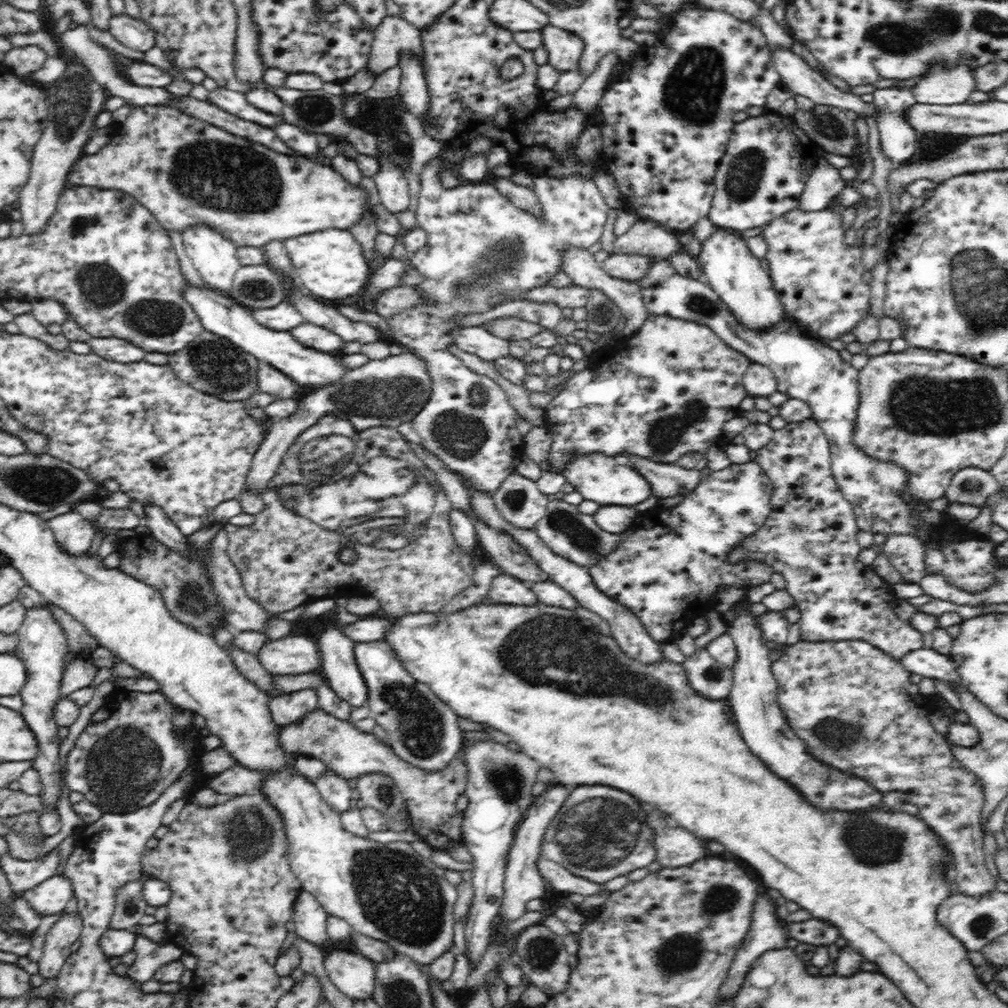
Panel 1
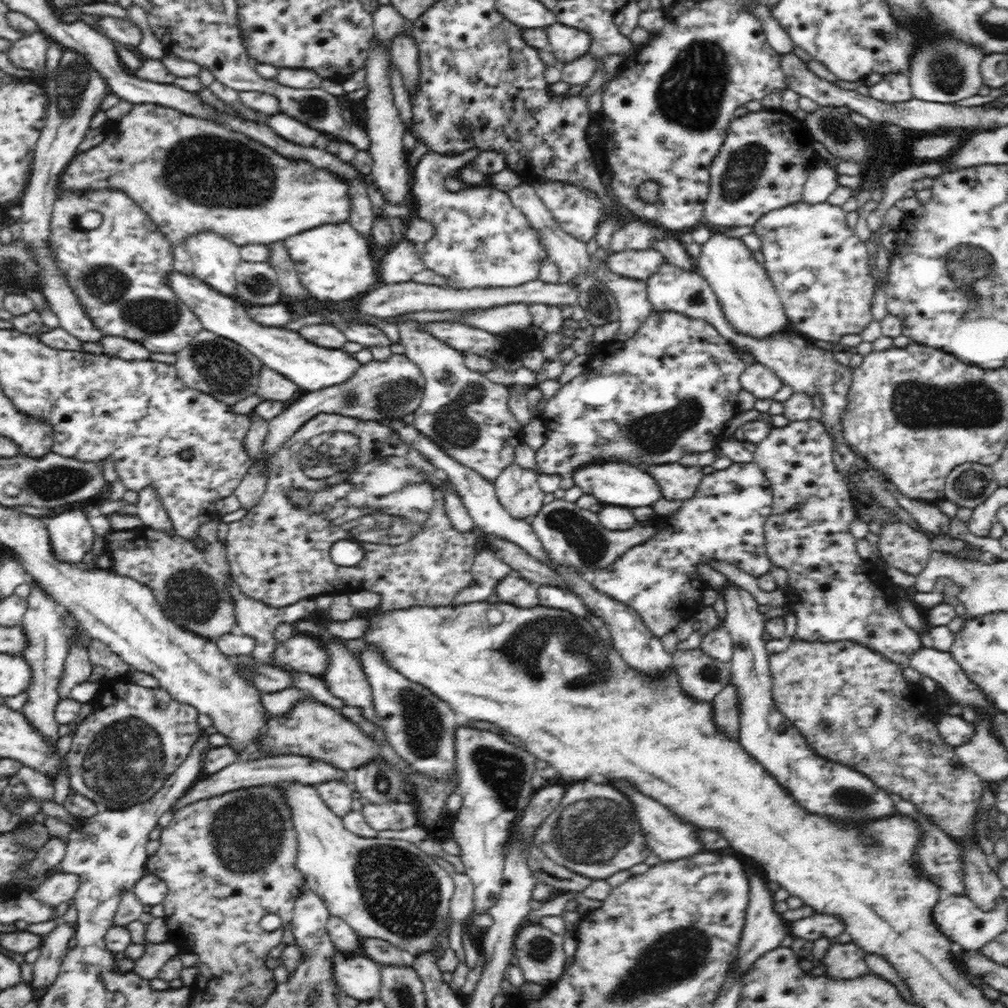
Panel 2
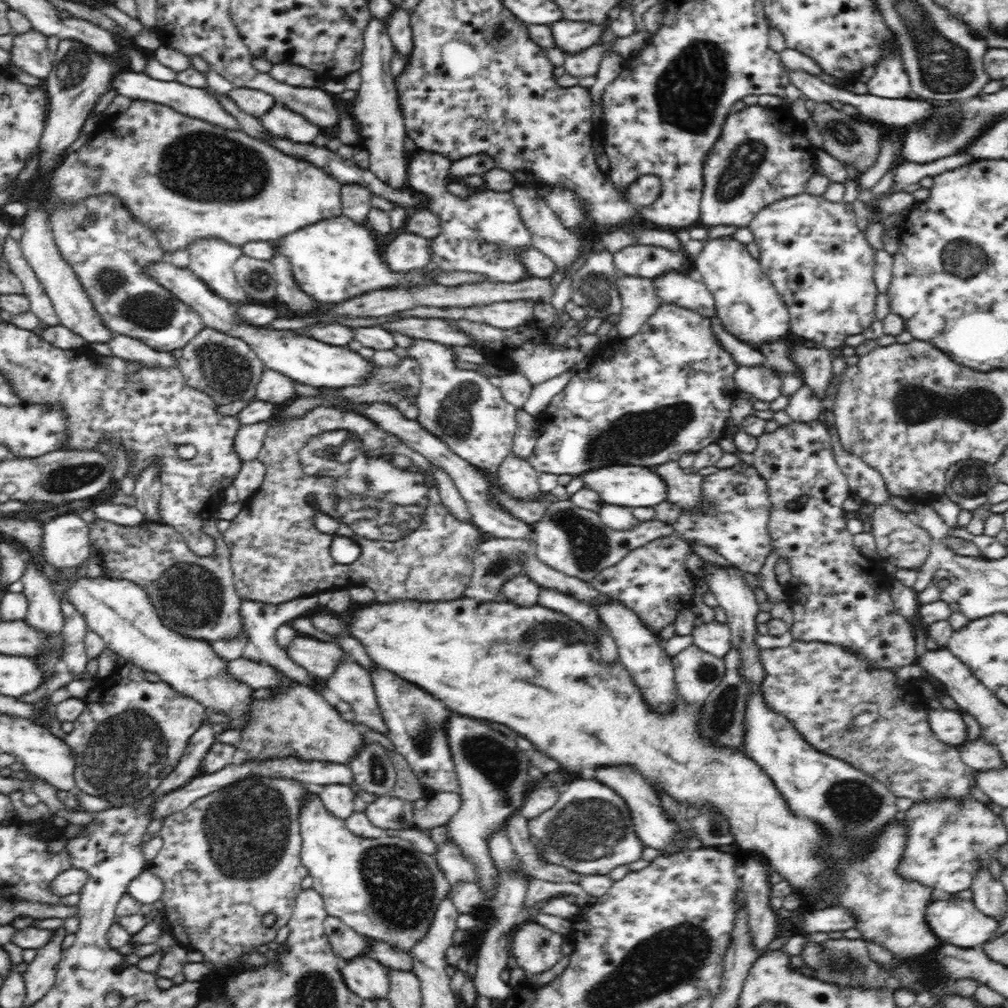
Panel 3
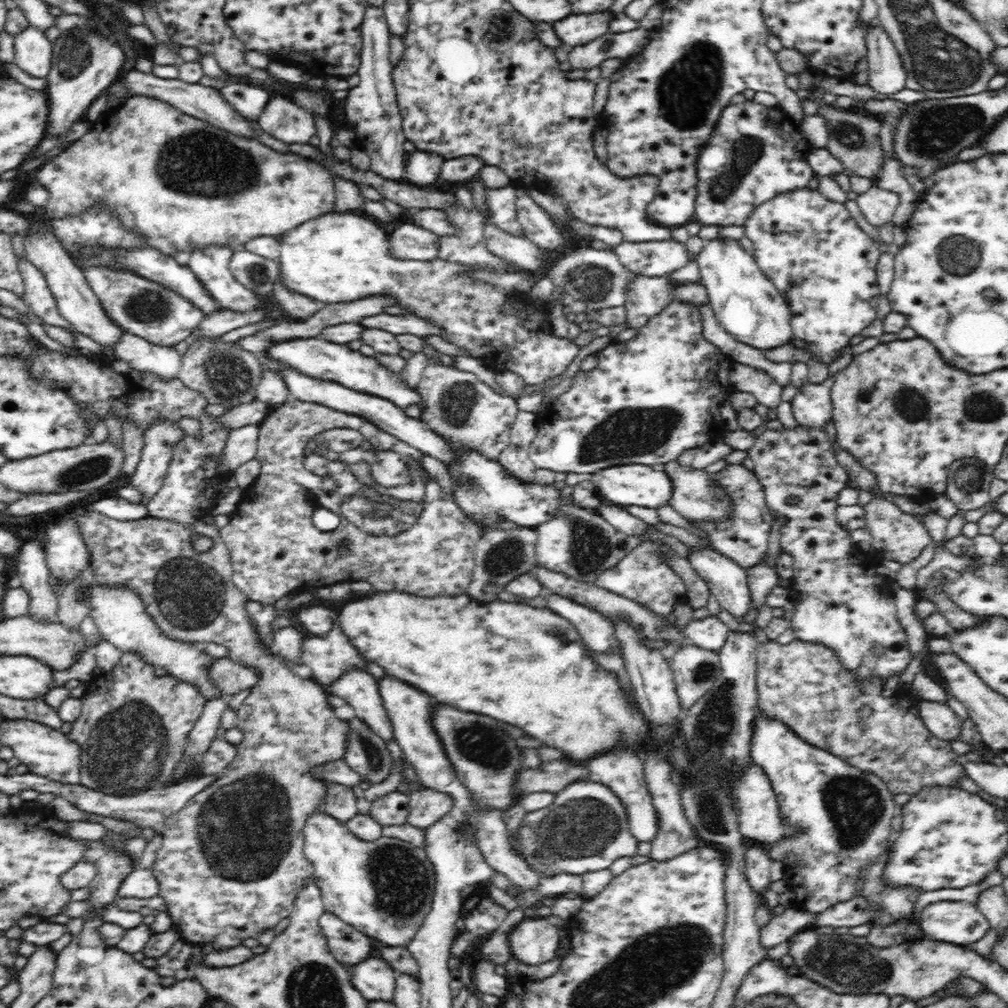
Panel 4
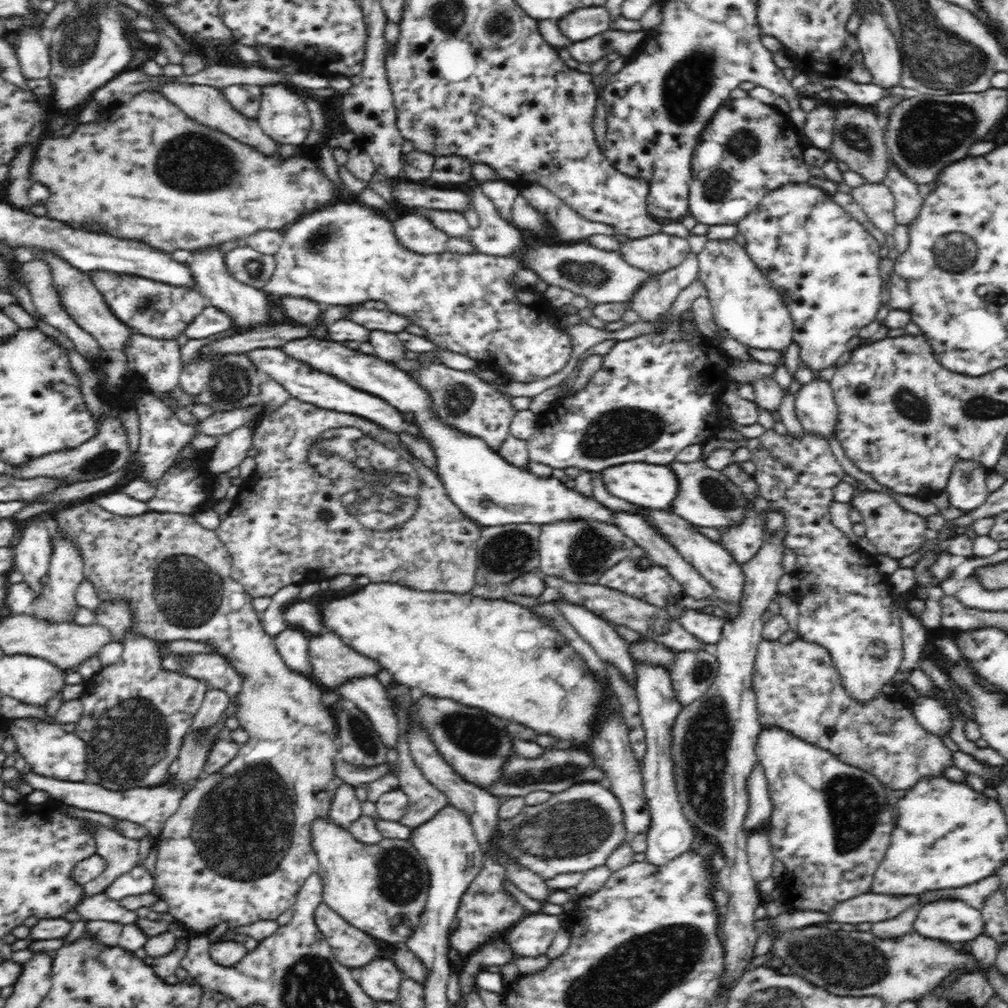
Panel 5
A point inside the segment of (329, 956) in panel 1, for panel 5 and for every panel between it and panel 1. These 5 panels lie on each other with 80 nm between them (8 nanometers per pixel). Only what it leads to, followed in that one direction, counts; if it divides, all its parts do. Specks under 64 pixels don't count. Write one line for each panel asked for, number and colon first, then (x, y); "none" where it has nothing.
2: (359, 977)
3: (368, 979)
4: (375, 979)
5: (380, 979)

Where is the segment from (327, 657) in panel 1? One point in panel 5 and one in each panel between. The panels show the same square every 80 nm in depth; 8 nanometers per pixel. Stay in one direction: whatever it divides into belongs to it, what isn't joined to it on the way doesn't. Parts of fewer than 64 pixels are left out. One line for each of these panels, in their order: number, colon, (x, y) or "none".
2: (345, 677)
3: (351, 682)
4: (359, 688)
5: (368, 694)

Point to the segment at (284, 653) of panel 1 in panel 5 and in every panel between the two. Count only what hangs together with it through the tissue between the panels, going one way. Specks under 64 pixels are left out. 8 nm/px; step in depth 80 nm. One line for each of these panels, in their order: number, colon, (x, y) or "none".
2: (301, 653)
3: (321, 658)
4: (329, 656)
5: (333, 662)

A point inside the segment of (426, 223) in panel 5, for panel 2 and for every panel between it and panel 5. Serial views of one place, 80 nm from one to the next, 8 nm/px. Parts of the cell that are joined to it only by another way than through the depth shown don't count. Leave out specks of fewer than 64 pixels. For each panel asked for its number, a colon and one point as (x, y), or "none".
2: (402, 261)
3: (407, 251)
4: (407, 242)

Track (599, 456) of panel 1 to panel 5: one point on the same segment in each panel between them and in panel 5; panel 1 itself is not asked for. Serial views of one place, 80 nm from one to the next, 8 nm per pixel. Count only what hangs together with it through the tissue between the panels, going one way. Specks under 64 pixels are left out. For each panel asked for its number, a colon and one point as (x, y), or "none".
2: (619, 484)
3: (632, 486)
4: (634, 485)
5: (648, 485)

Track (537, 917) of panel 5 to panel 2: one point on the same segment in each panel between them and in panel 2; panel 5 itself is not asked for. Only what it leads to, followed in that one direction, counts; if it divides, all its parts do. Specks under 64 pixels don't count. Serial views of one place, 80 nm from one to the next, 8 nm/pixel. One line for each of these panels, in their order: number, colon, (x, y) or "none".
2: (542, 958)
3: (537, 949)
4: (533, 941)

